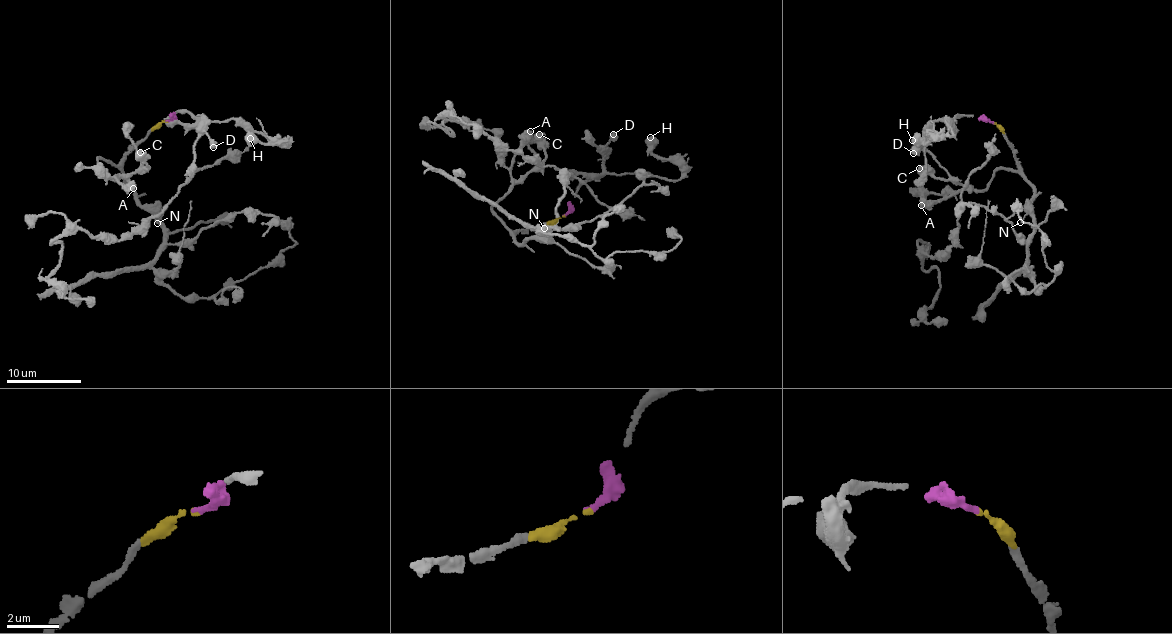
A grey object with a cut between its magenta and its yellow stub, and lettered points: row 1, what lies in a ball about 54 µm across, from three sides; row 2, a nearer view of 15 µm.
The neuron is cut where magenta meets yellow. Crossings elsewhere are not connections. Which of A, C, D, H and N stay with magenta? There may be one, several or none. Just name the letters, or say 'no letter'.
D, H

